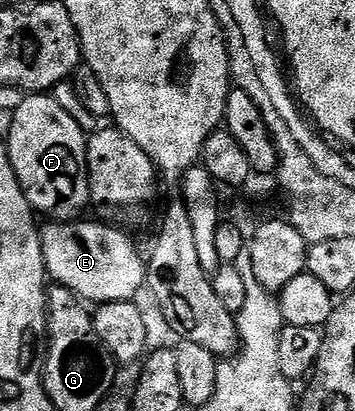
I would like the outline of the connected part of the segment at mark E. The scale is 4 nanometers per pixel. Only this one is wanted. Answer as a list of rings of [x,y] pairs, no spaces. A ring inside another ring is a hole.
[[[70,219],[56,223],[42,224],[39,229],[40,253],[48,280],[56,283],[62,289],[69,289],[74,297],[82,302],[94,301],[94,306],[100,307],[116,301],[133,301],[136,293],[146,288],[147,261],[144,256],[139,257],[136,249],[131,245],[127,234],[112,229],[112,224],[97,221],[81,221]]]

